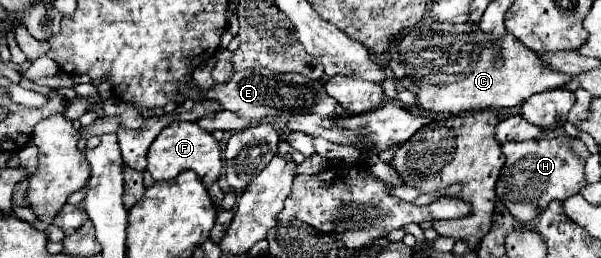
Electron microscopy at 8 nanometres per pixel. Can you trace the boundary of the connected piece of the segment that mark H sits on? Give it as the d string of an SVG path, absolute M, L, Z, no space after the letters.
M557 136L557 138L537 138L523 142L505 142L505 166L501 170L501 178L497 180L497 198L507 206L507 210L519 222L531 222L537 218L553 200L563 200L577 194L585 182L585 160L579 158L571 142L573 136Z

